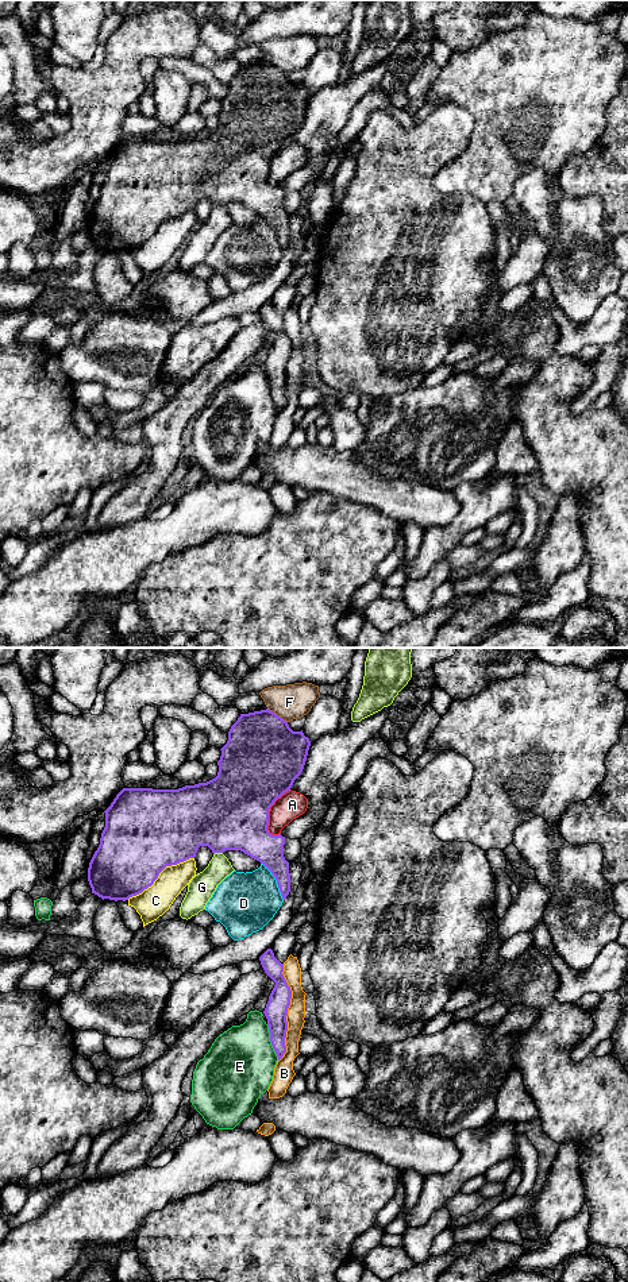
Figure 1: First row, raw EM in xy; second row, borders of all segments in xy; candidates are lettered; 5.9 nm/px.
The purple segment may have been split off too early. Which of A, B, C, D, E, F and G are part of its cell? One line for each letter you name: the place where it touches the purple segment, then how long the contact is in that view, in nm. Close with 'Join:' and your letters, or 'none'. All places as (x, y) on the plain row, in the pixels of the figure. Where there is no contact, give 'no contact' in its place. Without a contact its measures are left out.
Join: none

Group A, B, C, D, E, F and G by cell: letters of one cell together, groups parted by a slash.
A / B / C / D / E / F / G

